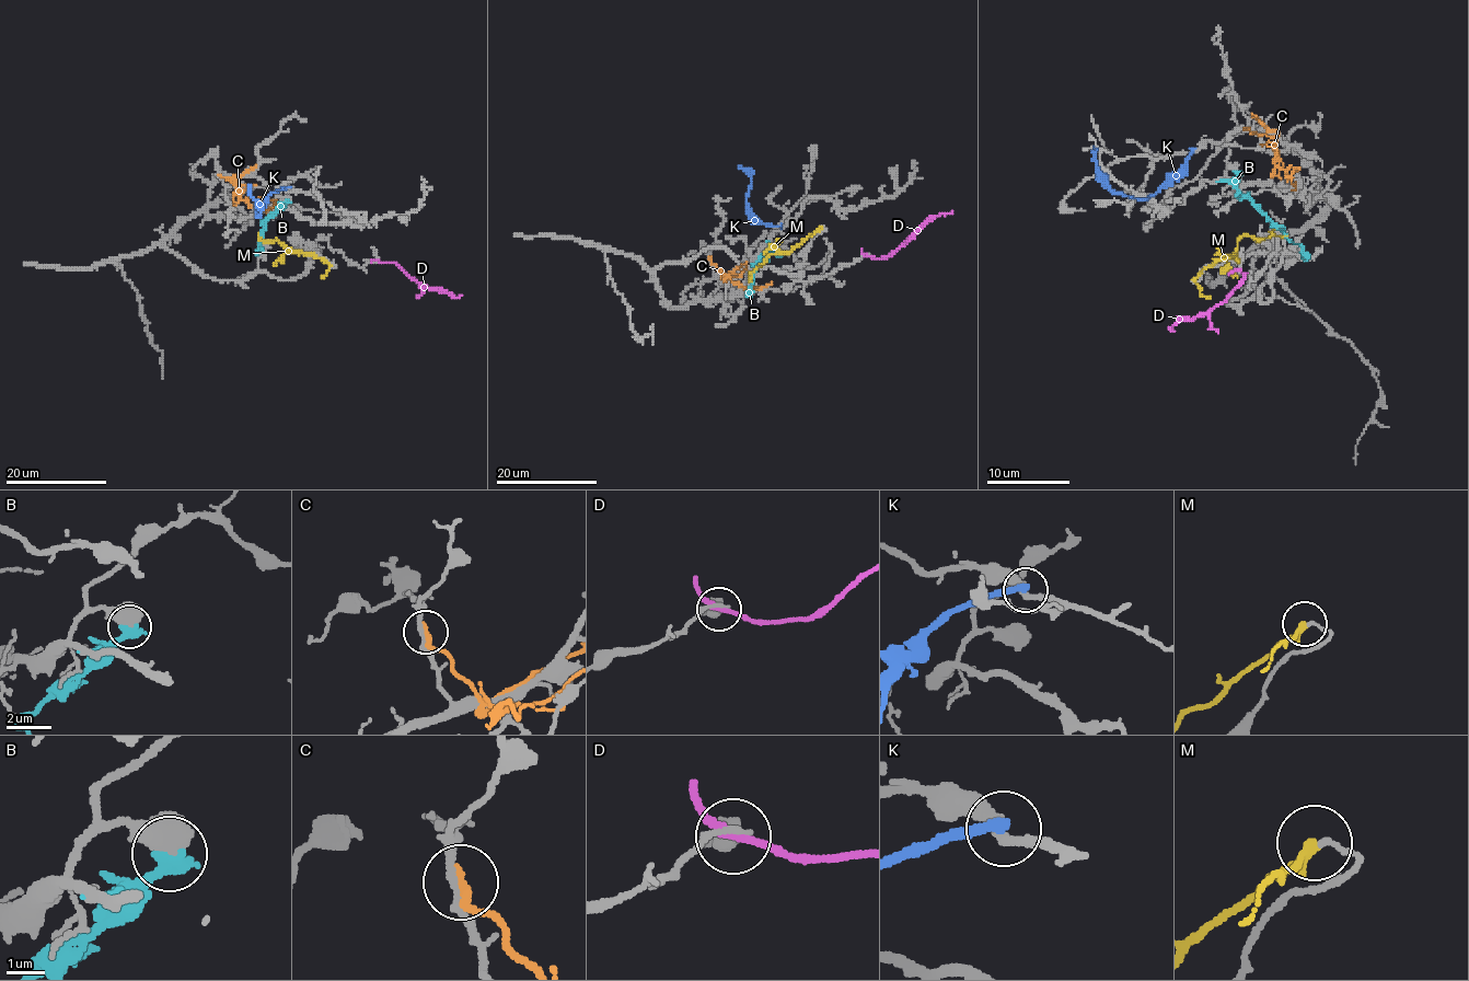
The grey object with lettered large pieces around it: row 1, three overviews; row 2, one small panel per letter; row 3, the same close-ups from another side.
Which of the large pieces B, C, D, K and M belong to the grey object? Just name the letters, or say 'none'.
none

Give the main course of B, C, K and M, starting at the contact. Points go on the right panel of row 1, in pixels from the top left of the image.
B: (1235, 171), (1237, 187), (1302, 247), (1307, 261)
C: (1247, 129), (1274, 140), (1274, 162), (1283, 169), (1293, 169), (1291, 177), (1295, 185), (1291, 189)
K: (1193, 150), (1187, 162), (1145, 198), (1122, 196), (1110, 187), (1096, 162), (1094, 146)
M: (1193, 279), (1218, 261), (1235, 256), (1237, 242), (1244, 235), (1268, 238), (1286, 233)

